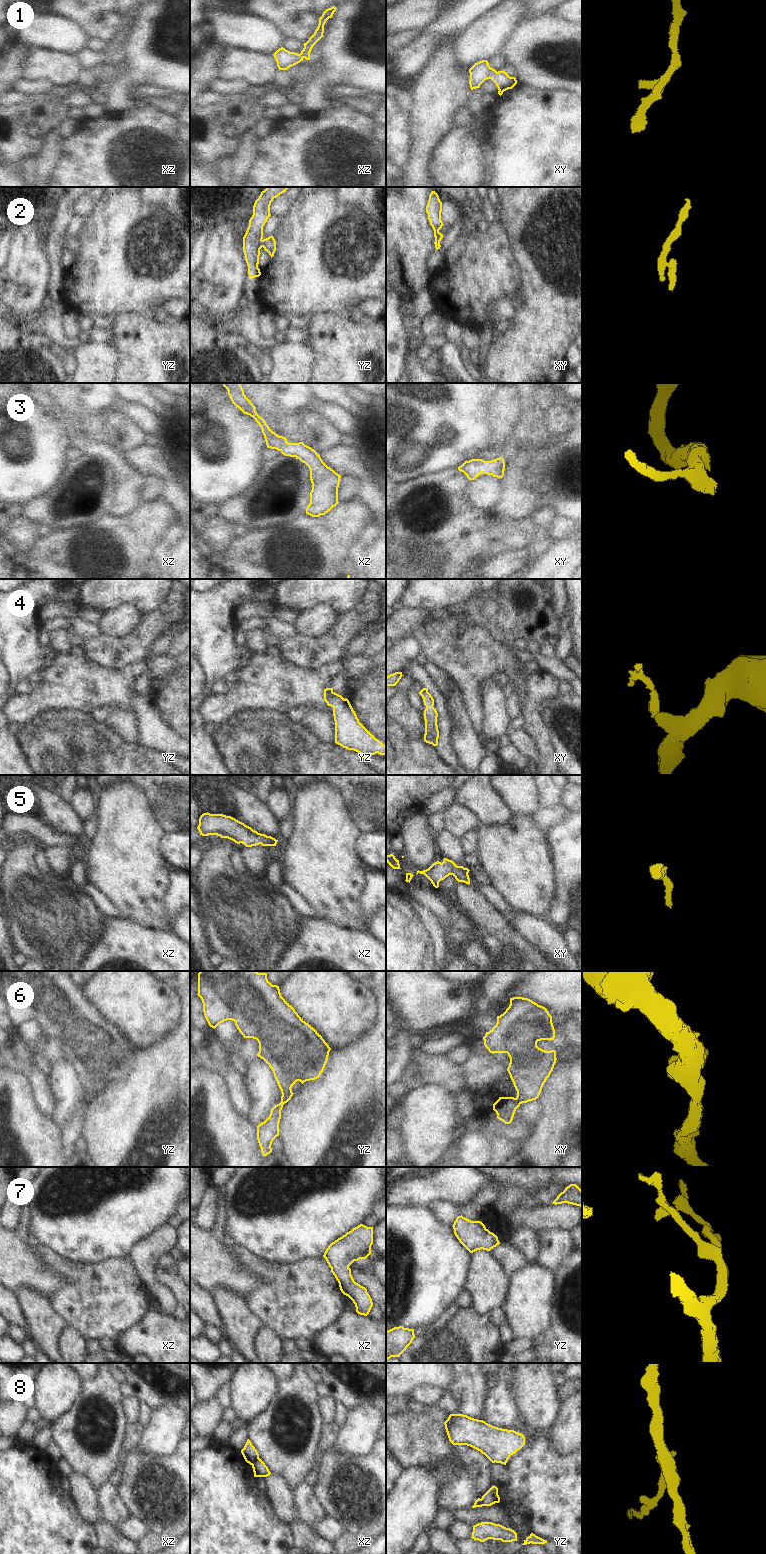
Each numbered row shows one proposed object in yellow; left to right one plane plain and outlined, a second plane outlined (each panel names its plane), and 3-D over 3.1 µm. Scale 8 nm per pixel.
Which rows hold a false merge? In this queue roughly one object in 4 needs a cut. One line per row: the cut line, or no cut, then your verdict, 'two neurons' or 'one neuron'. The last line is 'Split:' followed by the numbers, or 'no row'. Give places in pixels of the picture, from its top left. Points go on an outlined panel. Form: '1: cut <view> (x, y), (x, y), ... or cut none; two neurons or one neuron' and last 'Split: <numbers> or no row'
1: cut none; one neuron
2: cut none; one neuron
3: cut none; one neuron
4: cut none; one neuron
5: cut none; one neuron
6: cut xy (515, 1098), (519, 1104); two neurons
7: cut none; one neuron
8: cut xz (258, 1457), (252, 1465); two neurons
Split: 6, 8

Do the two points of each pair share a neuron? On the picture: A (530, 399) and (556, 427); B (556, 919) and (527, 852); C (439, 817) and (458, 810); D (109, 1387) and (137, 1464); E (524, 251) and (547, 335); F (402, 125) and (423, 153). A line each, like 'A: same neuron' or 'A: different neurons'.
A: different neurons
B: different neurons
C: different neurons
D: different neurons
E: same neuron
F: different neurons

